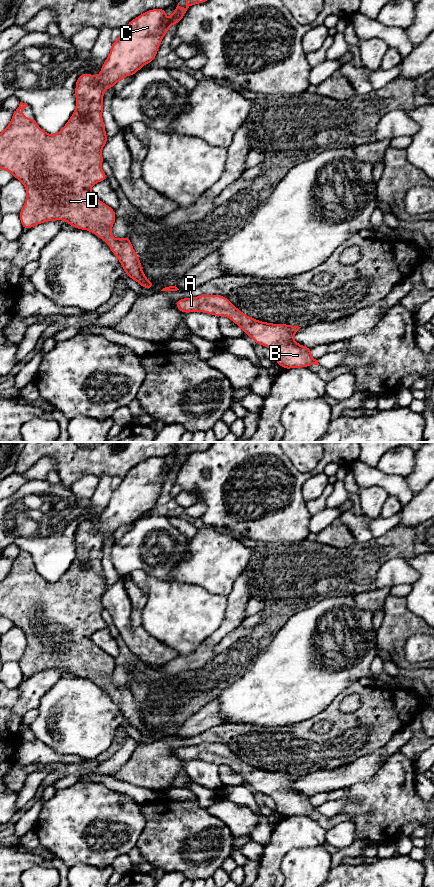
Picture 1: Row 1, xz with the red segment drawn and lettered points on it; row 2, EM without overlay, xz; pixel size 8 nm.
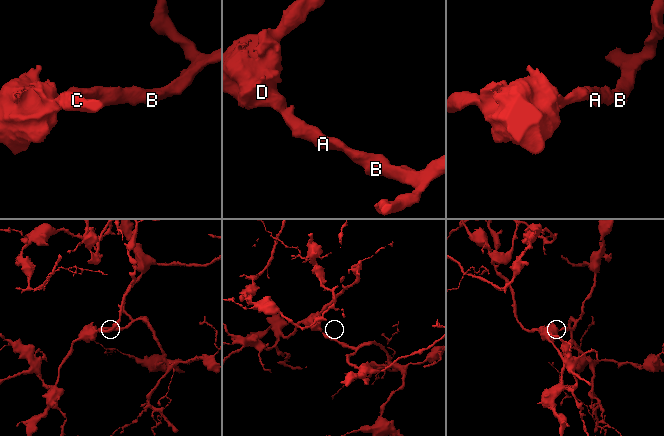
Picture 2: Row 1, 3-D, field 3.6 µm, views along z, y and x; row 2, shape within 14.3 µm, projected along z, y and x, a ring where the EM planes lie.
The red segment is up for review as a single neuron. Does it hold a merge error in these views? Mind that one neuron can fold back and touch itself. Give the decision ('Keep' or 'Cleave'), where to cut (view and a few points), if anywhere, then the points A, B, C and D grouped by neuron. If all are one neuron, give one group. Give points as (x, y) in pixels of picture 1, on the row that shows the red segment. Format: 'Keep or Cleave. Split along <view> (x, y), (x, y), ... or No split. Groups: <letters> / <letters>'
Keep. No split. Groups: A B C D

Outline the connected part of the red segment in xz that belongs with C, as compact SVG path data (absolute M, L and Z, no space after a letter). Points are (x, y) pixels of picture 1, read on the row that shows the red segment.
M186 0L185 9L178 3L168 20L165 19L166 9L148 10L131 20L120 37L112 42L100 75L85 73L77 79L75 111L57 134L50 135L37 125L35 119L23 117L22 109L28 105L22 102L14 111L7 128L0 133L0 169L11 172L26 188L26 201L19 213L23 228L28 230L43 222L66 220L75 229L95 233L108 244L125 273L147 289L152 289L154 284L145 277L130 238L114 239L112 236L115 210L94 197L90 191L94 184L108 179L101 168L104 161L101 150L108 140L102 120L103 94L106 88L113 88L116 82L134 75L145 64L152 62L169 27L175 23L178 25L190 6L206 1Z

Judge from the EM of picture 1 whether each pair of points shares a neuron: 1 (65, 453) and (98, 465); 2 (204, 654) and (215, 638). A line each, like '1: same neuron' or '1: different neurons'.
1: same neuron
2: different neurons

